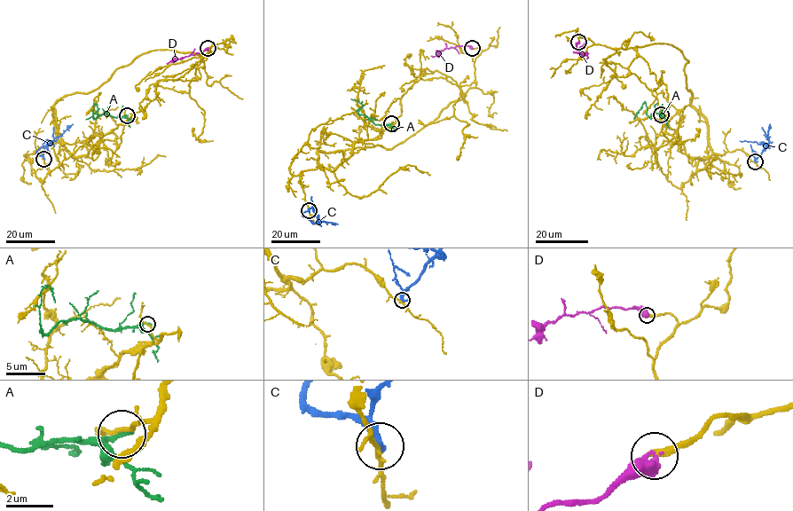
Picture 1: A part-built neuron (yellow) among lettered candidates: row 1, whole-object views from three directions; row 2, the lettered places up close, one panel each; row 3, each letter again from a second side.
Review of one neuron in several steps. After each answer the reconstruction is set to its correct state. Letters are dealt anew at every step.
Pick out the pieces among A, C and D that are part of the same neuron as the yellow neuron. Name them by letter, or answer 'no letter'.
D

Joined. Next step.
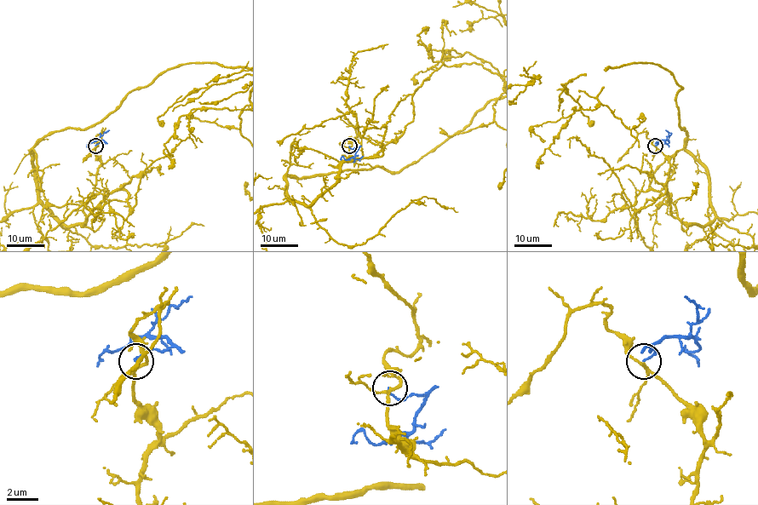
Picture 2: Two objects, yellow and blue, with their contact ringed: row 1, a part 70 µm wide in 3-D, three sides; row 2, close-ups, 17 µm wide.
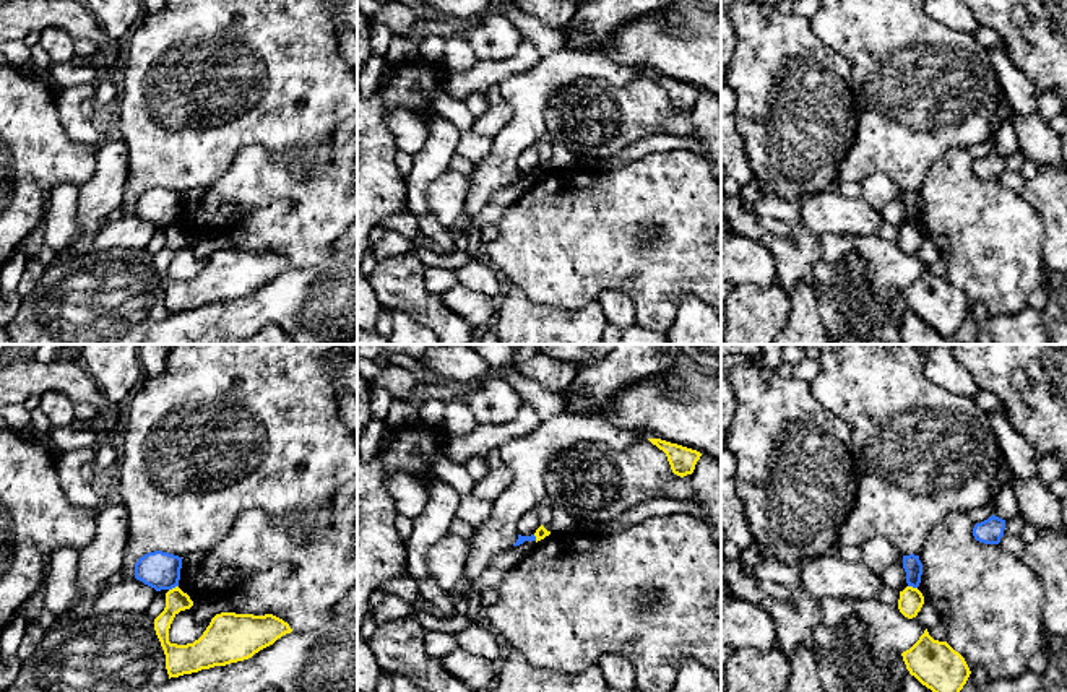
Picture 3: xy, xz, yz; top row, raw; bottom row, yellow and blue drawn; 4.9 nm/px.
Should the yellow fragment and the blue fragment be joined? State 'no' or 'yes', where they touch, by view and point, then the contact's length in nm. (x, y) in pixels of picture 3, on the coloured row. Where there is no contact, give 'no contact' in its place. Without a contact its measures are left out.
no; meets yellow in xy at (172, 588); contact 50 nm long

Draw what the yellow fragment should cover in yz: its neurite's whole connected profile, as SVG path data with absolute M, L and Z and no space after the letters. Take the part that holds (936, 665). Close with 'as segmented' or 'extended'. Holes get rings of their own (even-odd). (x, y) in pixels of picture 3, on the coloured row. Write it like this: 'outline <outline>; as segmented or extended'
outline M927 629L909 650L901 653L901 656L909 674L932 692L960 692L971 674L965 658L947 642L934 640Z; as segmented

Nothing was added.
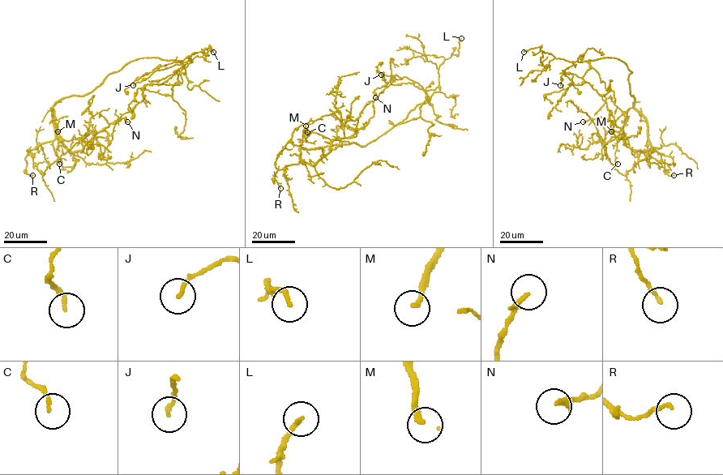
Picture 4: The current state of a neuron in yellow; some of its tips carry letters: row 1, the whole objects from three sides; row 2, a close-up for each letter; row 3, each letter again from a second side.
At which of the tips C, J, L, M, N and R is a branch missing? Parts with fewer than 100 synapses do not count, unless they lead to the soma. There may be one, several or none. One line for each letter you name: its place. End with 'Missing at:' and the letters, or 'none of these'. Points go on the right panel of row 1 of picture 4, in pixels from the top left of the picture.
M: place (611, 131)
Missing at: M

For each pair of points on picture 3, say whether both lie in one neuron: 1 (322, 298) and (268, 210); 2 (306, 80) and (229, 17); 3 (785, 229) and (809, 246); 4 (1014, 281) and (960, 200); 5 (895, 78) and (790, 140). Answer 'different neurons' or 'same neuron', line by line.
1: different neurons
2: same neuron
3: different neurons
4: same neuron
5: different neurons

